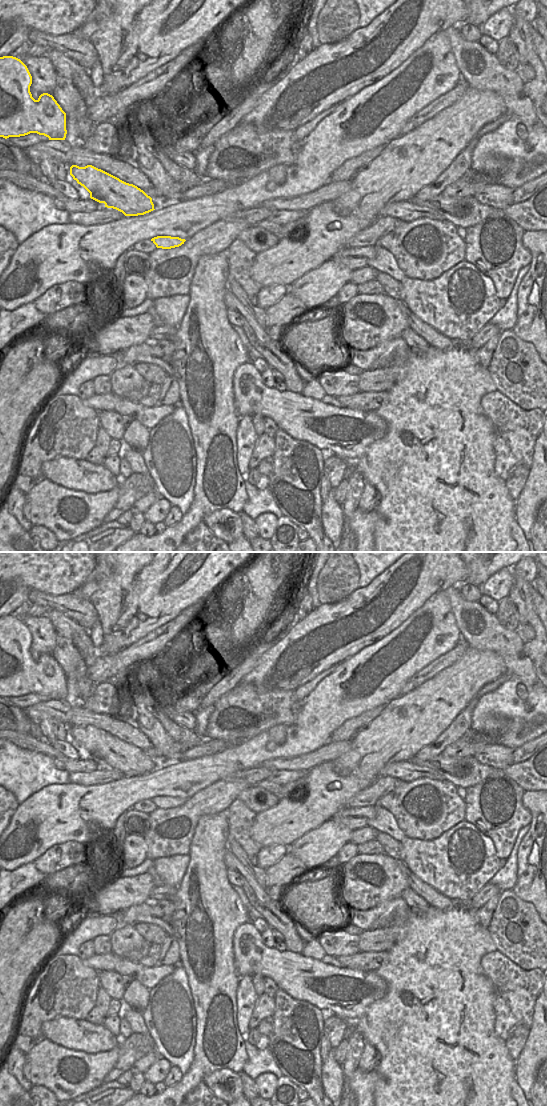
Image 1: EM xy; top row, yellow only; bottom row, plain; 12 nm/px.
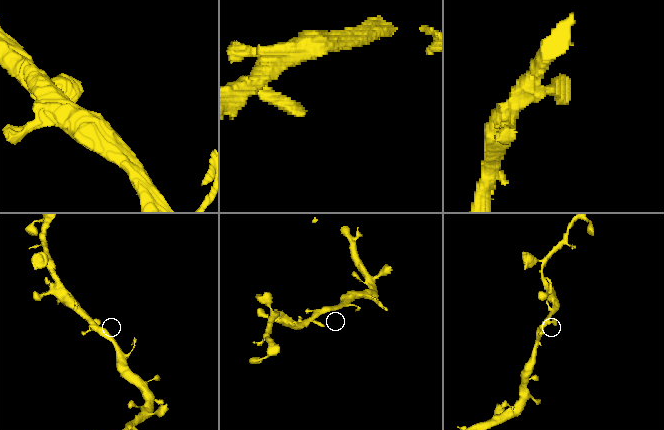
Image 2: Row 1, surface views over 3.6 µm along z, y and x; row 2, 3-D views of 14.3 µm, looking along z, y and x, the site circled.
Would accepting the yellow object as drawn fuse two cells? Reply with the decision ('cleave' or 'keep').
keep

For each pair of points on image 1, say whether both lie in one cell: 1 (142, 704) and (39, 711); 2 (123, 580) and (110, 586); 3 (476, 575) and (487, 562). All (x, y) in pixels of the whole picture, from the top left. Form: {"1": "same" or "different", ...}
{"1": "different", "2": "different", "3": "same"}

